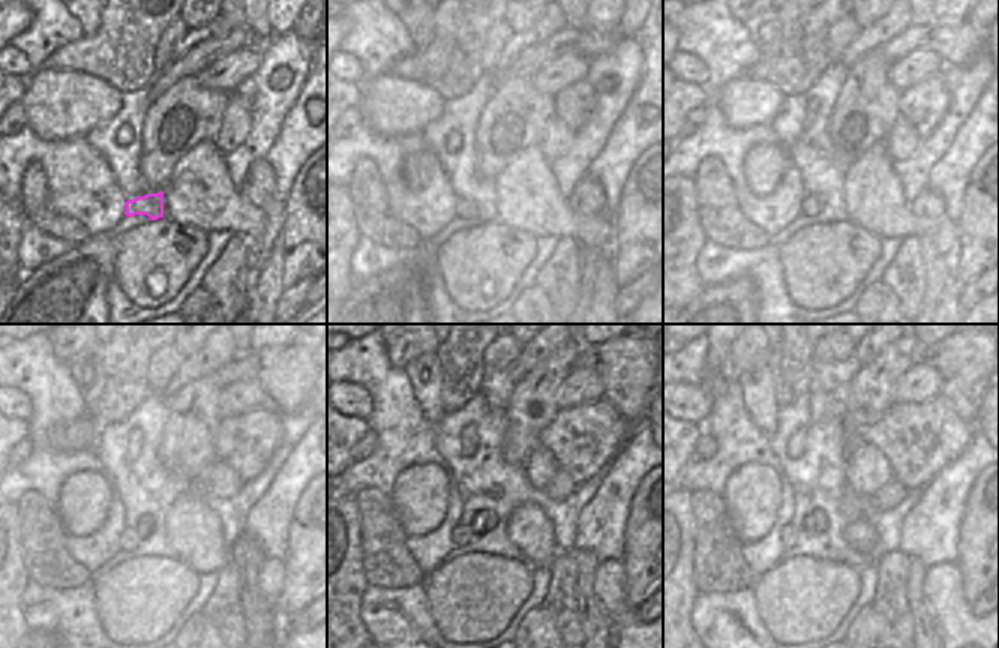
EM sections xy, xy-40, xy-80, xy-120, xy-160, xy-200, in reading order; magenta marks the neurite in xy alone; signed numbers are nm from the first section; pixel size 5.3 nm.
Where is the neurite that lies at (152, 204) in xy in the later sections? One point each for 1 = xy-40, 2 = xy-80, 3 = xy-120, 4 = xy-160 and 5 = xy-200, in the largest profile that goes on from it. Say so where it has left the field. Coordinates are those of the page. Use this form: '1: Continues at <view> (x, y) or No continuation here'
1: Continues at xy-40 (465, 209)
2: Continues at xy-80 (809, 206)
3: Continues at xy-120 (129, 539)
4: Continues at xy-160 (461, 536)
5: Continues at xy-200 (788, 533).

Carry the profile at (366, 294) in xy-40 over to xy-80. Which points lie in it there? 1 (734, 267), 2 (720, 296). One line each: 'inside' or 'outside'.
1: outside
2: inside

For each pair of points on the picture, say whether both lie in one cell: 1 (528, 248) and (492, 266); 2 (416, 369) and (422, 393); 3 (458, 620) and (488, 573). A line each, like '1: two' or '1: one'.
1: one
2: one
3: one

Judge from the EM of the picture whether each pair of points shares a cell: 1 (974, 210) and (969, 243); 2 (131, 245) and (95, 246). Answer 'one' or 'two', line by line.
1: one
2: two

